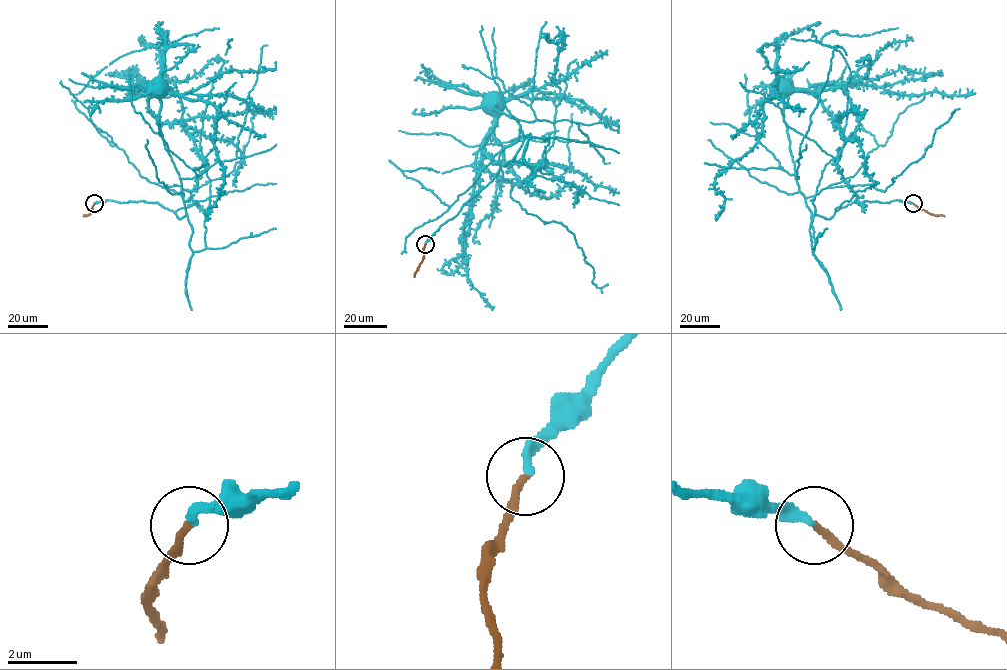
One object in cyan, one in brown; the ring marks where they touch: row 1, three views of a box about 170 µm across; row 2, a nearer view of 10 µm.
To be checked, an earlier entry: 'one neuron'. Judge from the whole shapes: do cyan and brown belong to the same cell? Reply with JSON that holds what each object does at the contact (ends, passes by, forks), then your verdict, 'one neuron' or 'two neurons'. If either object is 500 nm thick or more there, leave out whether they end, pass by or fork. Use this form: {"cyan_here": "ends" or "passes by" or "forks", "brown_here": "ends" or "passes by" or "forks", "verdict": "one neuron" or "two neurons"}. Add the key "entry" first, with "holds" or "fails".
{"entry": "holds", "cyan_here": "ends", "brown_here": "ends", "verdict": "one neuron"}

